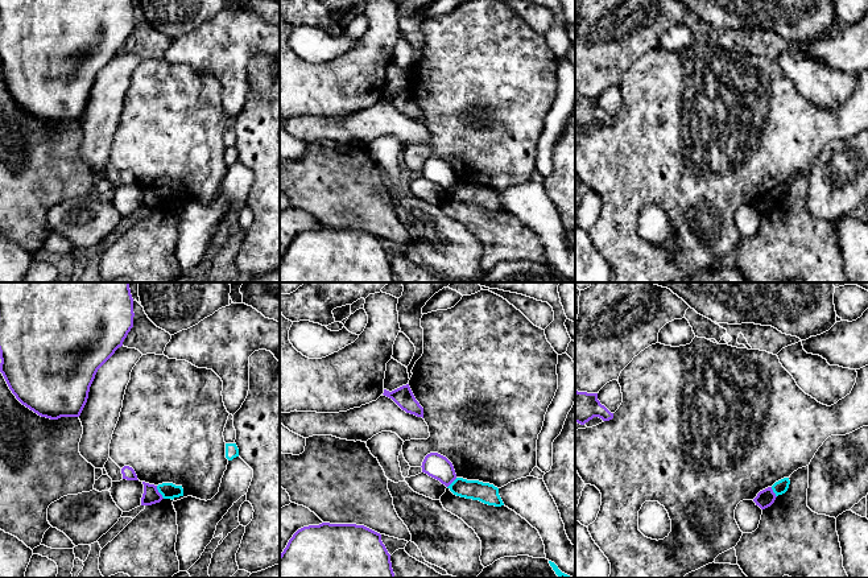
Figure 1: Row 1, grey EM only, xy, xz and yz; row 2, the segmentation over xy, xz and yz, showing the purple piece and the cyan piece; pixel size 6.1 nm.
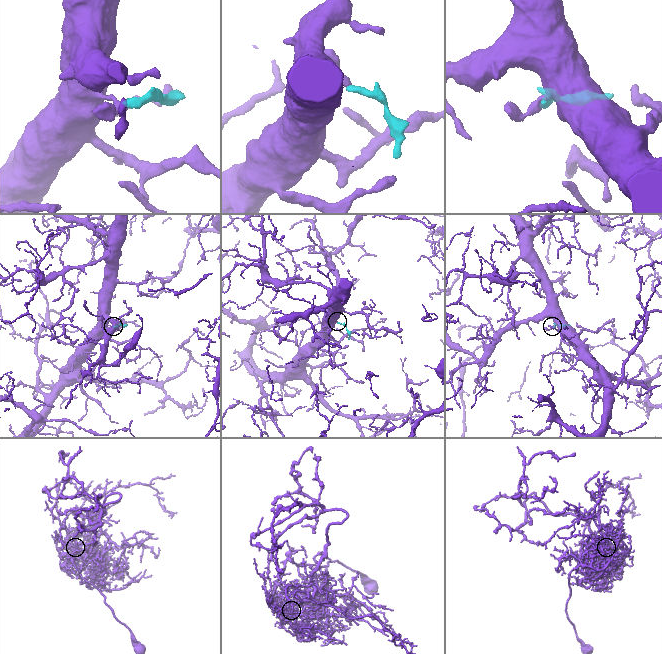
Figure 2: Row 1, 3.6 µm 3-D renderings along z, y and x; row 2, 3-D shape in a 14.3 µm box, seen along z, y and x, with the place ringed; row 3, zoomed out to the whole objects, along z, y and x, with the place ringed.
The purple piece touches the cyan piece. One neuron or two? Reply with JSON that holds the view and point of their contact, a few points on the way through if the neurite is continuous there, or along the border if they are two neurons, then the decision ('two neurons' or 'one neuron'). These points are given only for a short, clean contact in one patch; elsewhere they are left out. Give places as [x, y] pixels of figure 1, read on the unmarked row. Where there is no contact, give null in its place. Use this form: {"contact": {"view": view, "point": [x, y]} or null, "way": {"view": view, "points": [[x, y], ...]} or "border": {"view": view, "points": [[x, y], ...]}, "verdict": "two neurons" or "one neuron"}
{"contact": {"view": "xy", "point": [158, 197]}, "border": {"view": "xy", "points": [[156, 190], [164, 202]]}, "verdict": "two neurons"}

